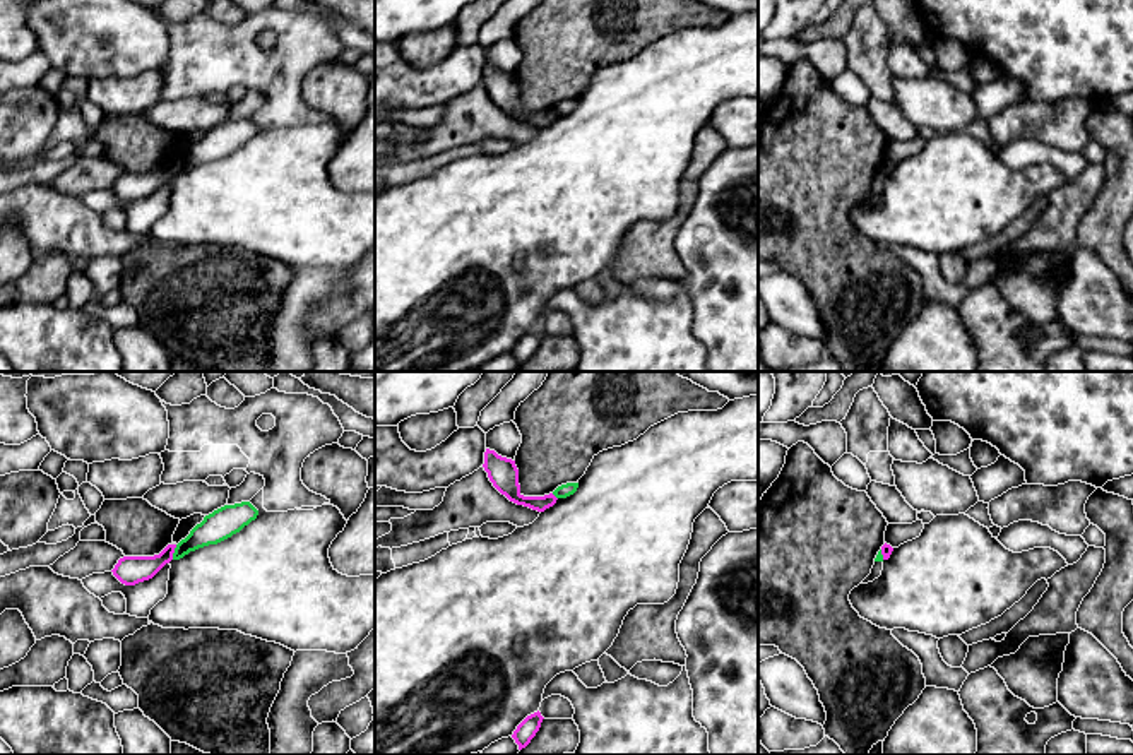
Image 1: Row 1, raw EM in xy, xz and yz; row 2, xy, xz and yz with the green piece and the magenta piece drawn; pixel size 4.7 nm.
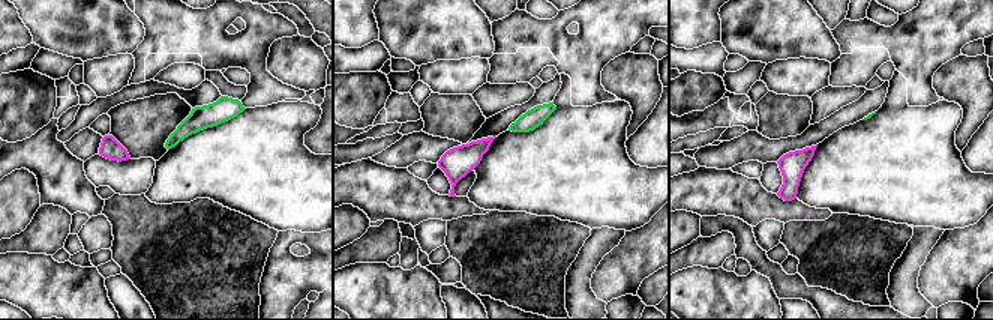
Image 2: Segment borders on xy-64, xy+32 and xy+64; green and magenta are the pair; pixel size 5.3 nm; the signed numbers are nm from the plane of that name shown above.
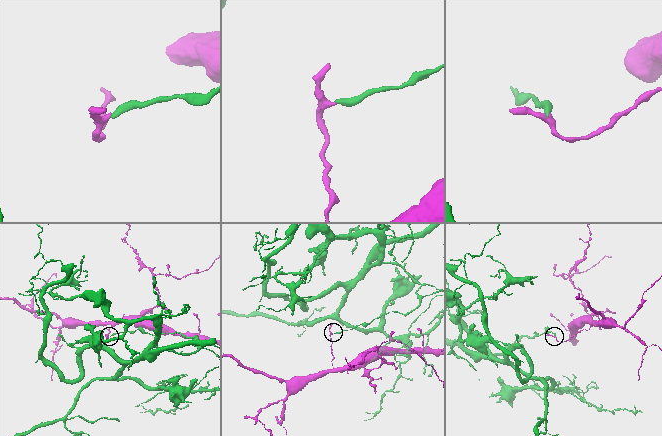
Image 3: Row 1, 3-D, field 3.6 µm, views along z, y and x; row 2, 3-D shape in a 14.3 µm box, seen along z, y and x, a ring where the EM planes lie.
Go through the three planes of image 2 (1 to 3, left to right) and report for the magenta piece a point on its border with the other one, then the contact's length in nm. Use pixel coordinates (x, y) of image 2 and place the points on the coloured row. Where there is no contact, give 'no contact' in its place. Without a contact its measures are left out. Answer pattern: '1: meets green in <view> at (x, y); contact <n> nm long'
1: no contact
2: no contact
3: no contact

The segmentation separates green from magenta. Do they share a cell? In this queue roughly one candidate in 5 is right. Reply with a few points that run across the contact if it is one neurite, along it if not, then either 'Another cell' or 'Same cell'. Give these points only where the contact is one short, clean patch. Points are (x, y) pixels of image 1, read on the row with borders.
Line: xy (177, 545), (172, 558). Another cell

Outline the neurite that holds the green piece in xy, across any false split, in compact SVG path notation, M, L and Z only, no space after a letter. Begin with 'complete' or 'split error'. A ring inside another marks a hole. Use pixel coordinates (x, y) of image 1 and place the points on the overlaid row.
complete | M250 502L224 505L212 514L205 515L190 534L181 539L173 553L173 560L180 560L190 551L217 544L233 534L240 532L245 526L255 520L258 510Z

